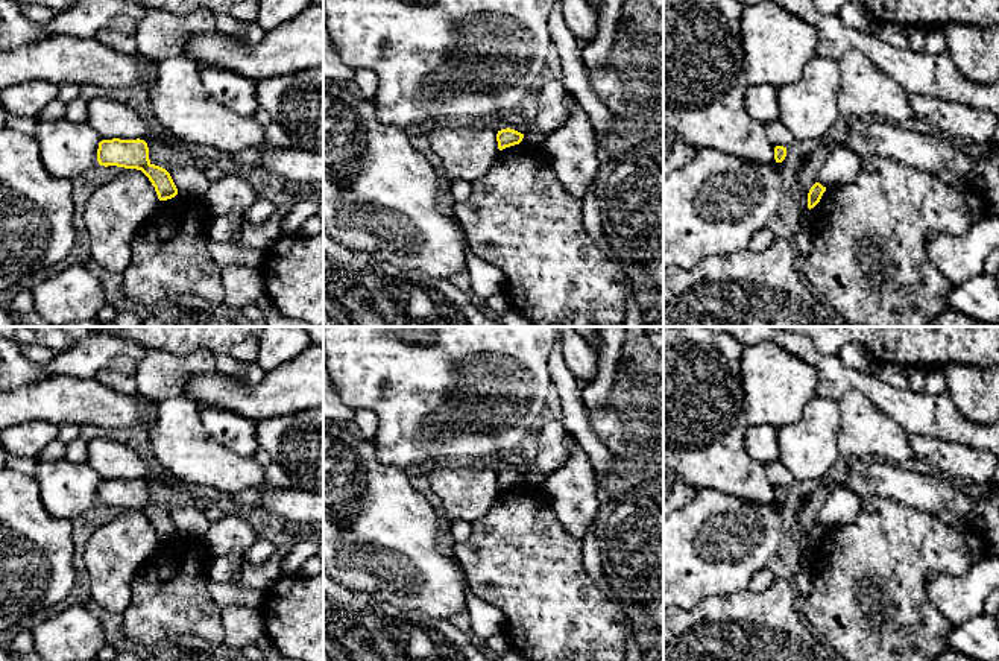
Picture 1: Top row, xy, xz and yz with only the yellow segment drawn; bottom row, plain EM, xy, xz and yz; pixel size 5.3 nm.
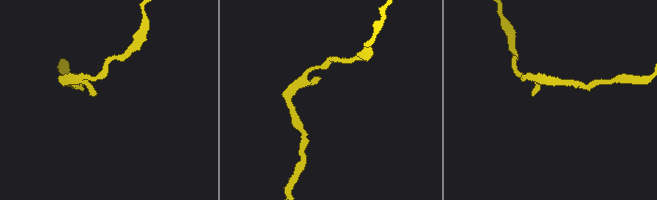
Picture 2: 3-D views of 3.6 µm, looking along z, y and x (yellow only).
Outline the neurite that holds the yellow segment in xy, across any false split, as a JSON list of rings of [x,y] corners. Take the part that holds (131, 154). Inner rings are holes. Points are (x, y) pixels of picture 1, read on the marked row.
[[[102,140],[97,149],[97,161],[105,167],[117,166],[141,170],[155,187],[159,201],[167,201],[178,195],[170,173],[150,163],[149,147],[144,140]]]

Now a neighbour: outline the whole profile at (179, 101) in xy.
[[[187,56],[158,61],[155,76],[146,93],[156,122],[184,143],[235,153],[257,147],[266,140],[264,129],[255,115],[238,115],[208,93],[200,81],[199,65]]]

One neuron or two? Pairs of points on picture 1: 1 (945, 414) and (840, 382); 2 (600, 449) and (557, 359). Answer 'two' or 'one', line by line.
1: one
2: one

